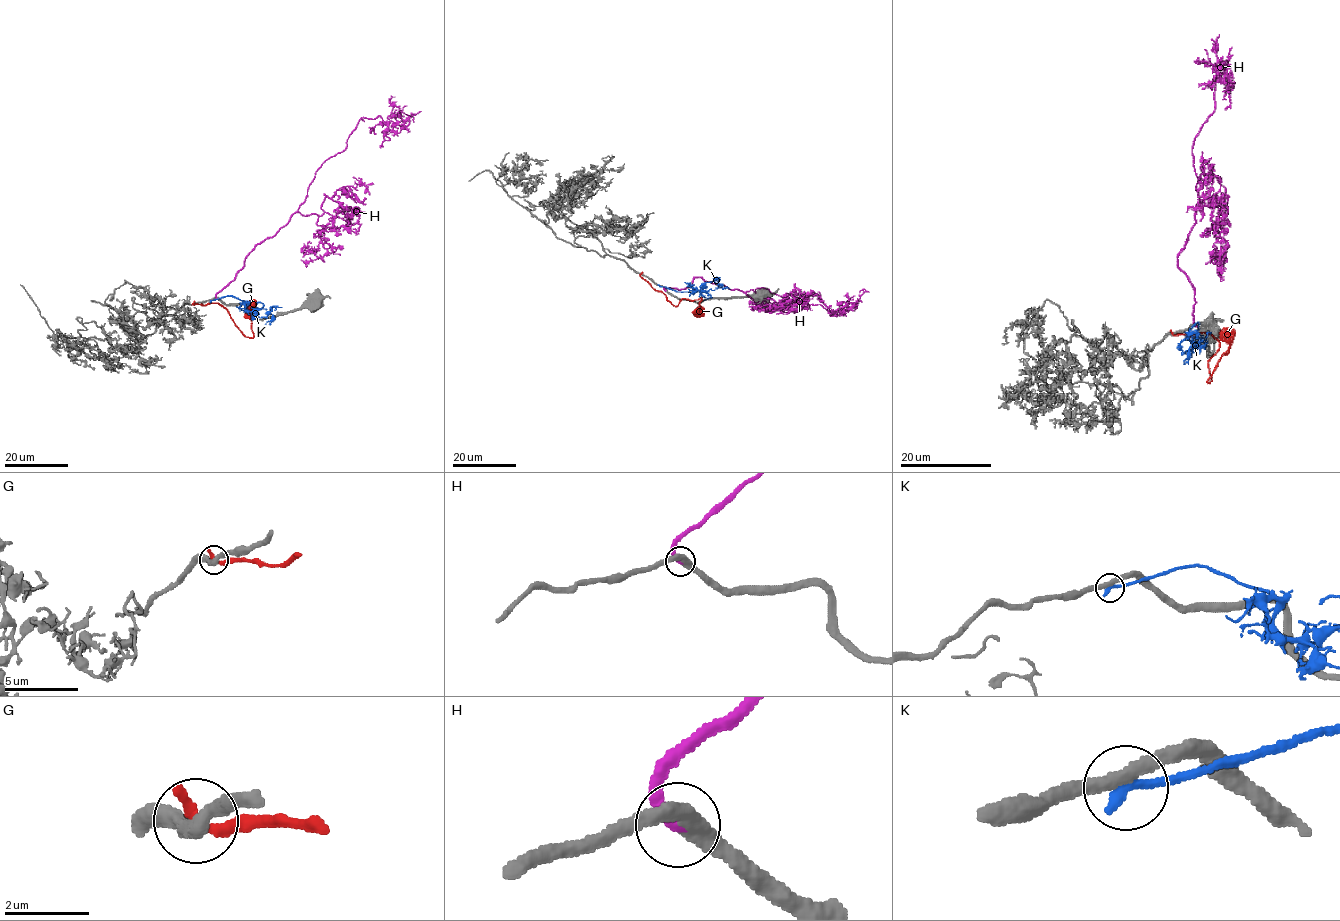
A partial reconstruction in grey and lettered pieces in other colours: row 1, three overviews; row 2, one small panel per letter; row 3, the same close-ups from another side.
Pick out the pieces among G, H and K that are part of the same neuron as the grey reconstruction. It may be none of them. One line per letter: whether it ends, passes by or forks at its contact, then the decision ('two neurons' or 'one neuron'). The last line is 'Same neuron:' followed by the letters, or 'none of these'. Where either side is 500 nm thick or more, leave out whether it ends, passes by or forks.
G: it ends; two neurons
H: it ends; one neuron
K: it ends; two neurons
Same neuron: H

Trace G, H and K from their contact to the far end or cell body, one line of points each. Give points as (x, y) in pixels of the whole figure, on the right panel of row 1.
G: (1172, 334), (1210, 333), (1219, 342), (1219, 348), (1207, 365), (1209, 382), (1218, 360), (1229, 346), (1223, 327)
H: (1196, 326), (1177, 255), (1198, 201), (1192, 147), (1213, 111), (1217, 66), (1231, 73), (1214, 71), (1219, 36)
K: (1189, 329), (1198, 323), (1198, 341), (1185, 354), (1180, 343), (1192, 338), (1193, 346), (1184, 364)

